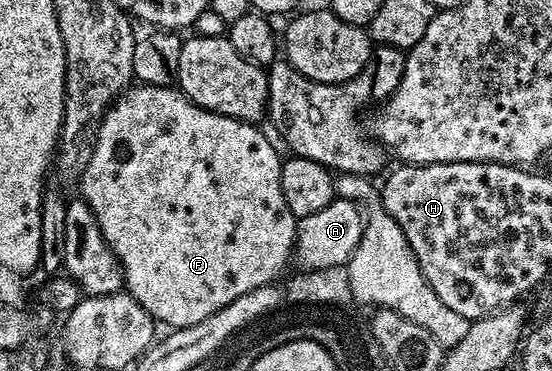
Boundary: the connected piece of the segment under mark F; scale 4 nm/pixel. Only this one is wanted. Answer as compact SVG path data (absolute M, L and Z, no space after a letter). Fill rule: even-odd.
M133 84L104 112L104 118L100 120L96 132L90 163L86 163L84 173L78 182L79 196L94 211L108 246L112 248L124 268L126 291L134 299L138 299L142 307L146 307L153 321L161 326L168 325L166 327L173 330L201 323L207 316L226 307L228 303L233 303L238 296L263 285L273 284L277 280L276 276L287 267L288 260L290 262L293 260L298 218L292 214L290 207L286 207L286 195L282 195L280 156L277 149L270 147L263 128L257 127L251 121L239 121L204 109L201 105L194 104L185 93L180 92L179 88L171 85Z

